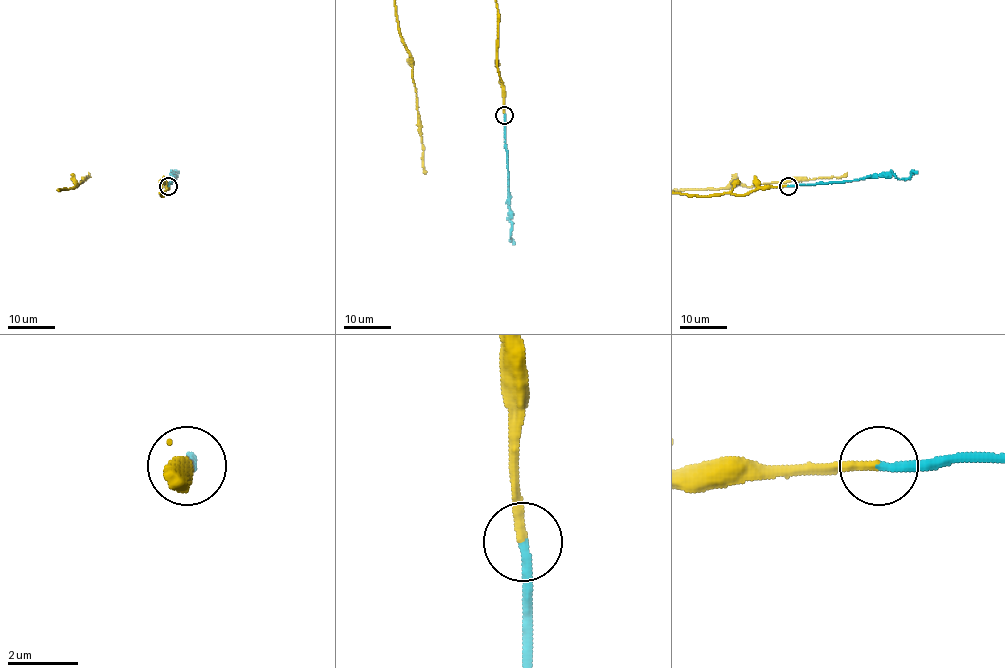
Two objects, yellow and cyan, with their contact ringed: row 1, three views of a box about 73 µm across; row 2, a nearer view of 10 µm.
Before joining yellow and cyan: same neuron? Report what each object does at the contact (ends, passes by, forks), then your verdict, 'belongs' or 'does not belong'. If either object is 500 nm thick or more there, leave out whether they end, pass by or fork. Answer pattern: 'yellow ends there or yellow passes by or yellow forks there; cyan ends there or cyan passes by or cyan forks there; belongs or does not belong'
yellow ends there; cyan ends there; belongs

